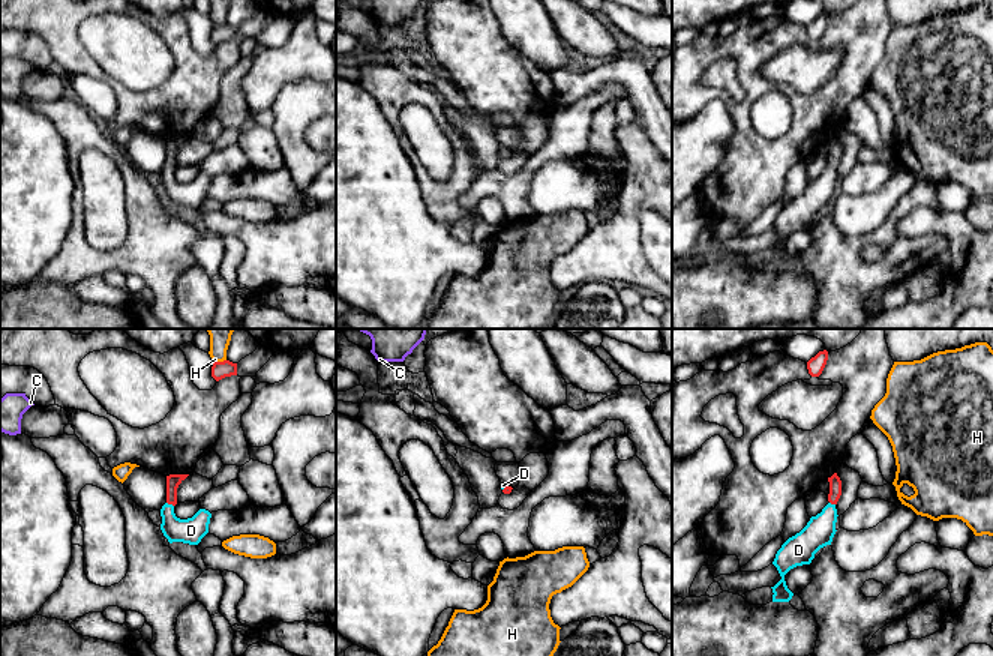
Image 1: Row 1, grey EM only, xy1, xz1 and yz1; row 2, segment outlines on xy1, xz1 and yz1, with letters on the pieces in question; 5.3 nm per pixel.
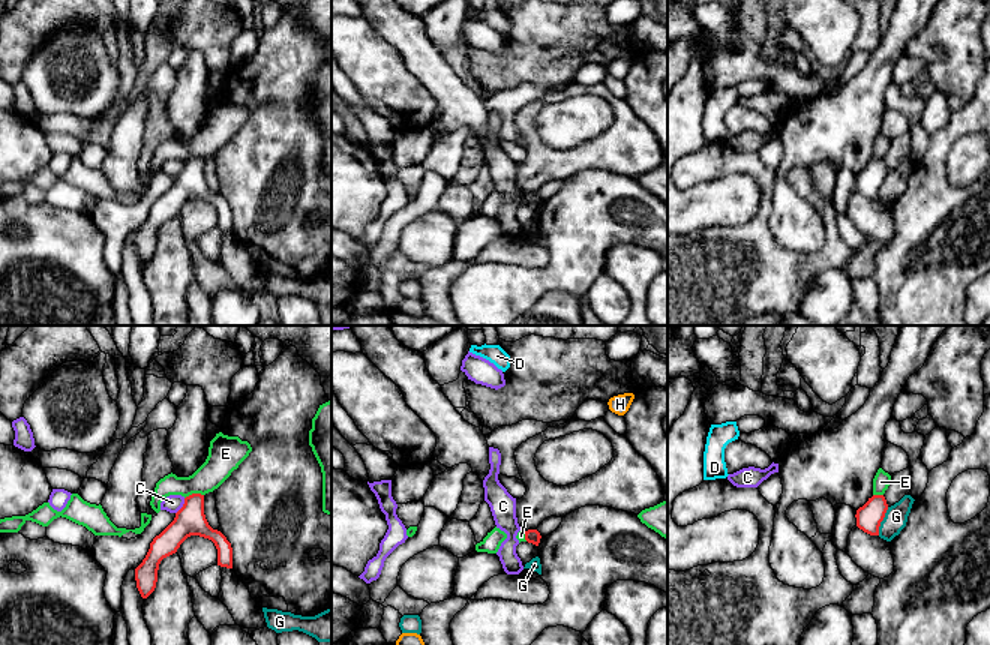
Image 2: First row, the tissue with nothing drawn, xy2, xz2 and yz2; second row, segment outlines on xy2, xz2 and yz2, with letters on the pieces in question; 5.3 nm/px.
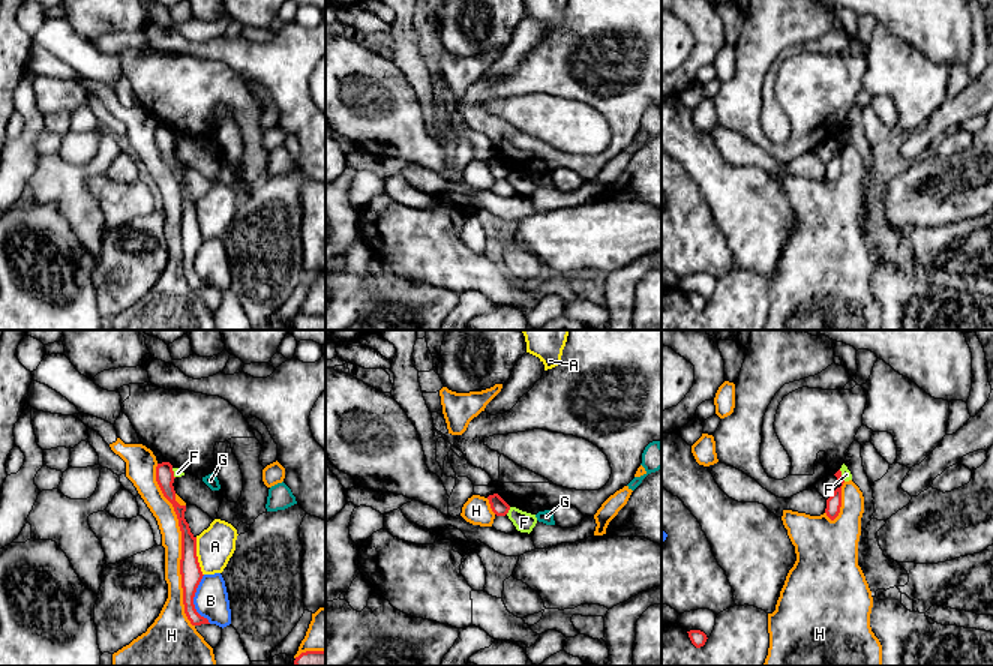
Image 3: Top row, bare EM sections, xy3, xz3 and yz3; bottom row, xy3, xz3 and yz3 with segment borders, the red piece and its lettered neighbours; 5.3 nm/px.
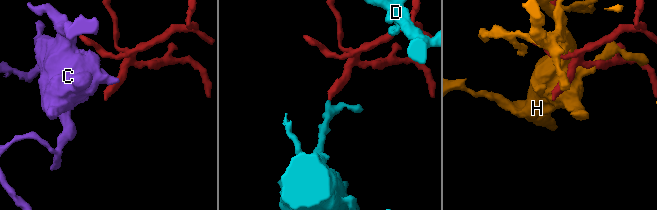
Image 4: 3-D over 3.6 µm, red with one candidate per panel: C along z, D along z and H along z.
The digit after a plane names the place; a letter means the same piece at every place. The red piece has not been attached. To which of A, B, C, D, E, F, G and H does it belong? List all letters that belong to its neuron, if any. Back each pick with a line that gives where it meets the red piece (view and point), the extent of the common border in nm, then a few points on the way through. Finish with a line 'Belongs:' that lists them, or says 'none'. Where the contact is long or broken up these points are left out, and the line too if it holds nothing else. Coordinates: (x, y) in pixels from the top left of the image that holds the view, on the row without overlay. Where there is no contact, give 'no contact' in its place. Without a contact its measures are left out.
D: contact xy1 (170, 167); length 50 nm; way xy1 (173, 144), (170, 167), (170, 180), (191, 194)
Belongs: D

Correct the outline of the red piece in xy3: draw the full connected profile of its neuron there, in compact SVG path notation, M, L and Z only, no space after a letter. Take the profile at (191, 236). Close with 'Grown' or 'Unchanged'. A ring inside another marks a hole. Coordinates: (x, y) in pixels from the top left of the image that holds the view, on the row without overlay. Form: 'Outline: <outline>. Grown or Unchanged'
Outline: M170 126L158 128L156 146L164 160L172 168L182 195L182 224L180 238L183 252L184 278L192 290L210 288L207 282L201 280L194 268L196 252L202 243L202 236L196 220L196 201L190 196L189 188L184 183L186 170L176 165L174 135Z. Unchanged

